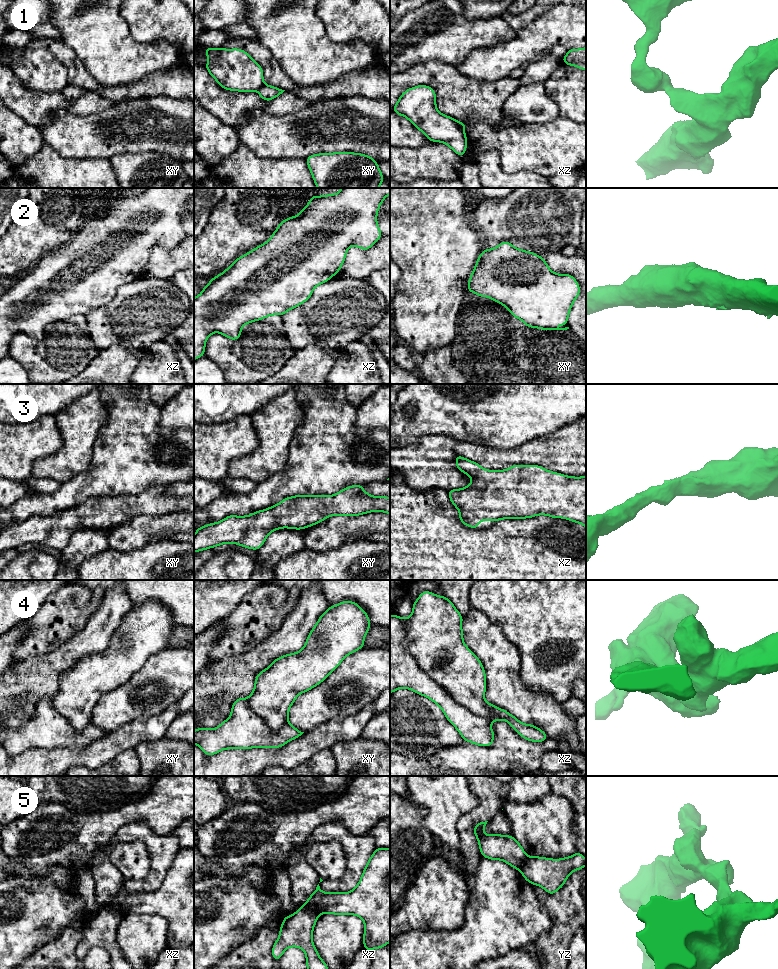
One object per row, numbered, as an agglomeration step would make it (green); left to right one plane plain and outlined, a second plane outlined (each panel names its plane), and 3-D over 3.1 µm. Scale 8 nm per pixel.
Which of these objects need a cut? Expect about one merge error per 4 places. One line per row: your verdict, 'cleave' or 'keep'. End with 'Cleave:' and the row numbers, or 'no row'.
1: cleave
2: keep
3: keep
4: cleave
5: cleave
Cleave: 1, 4, 5

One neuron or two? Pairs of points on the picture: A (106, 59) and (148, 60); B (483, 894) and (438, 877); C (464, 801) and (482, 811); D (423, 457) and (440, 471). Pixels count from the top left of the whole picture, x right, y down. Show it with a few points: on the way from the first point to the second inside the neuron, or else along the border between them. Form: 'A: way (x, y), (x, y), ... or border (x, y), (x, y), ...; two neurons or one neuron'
A: way (116, 59), (138, 59); one neuron
B: border (470, 892), (464, 915); two neurons
C: border (469, 786), (477, 806), (457, 821); two neurons
D: way (427, 461), (436, 468); one neuron

